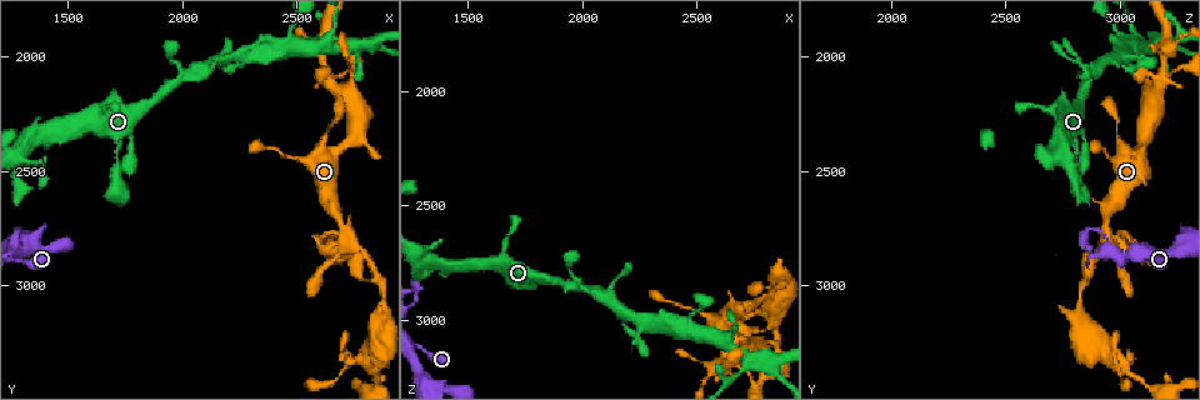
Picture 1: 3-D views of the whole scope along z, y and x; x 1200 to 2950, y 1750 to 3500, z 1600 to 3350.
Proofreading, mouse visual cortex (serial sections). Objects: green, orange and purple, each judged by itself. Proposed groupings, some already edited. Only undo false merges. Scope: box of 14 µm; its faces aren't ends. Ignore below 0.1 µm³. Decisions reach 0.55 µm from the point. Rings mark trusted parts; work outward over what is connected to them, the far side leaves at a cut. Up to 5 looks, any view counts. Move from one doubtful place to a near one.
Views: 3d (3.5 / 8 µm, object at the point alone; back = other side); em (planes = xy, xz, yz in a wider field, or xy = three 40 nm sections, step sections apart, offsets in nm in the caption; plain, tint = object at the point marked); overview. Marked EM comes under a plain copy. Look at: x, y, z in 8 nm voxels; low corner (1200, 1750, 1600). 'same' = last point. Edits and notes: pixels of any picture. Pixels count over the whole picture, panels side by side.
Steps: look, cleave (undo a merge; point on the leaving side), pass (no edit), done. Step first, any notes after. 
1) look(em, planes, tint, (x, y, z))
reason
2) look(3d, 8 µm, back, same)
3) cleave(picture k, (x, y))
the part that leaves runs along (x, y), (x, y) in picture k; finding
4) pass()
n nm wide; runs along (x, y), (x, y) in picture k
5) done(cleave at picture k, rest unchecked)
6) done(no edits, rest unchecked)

look(3d, 8 µm, (2730, 2790, 2950))
sharp bend

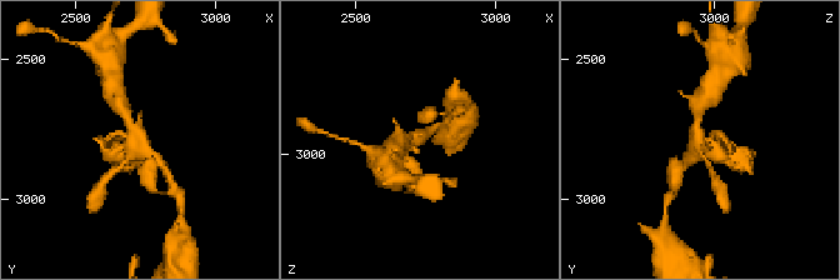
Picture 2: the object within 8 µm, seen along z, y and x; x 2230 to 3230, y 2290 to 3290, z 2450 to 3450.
look(3d, 3.5 µm, (2720, 2800, 2940))

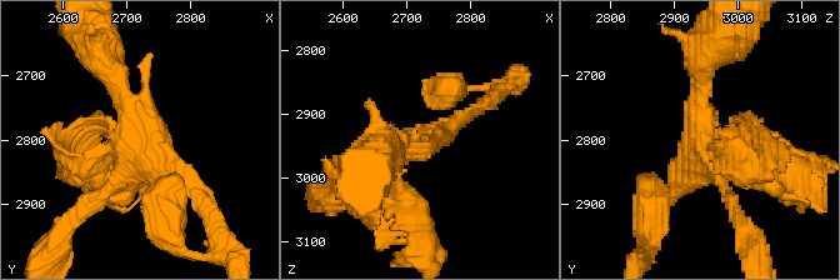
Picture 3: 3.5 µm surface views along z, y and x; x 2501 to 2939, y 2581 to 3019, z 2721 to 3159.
look(em, xy, step 1, tint, (2725, 2800, 2940))
need the tissue

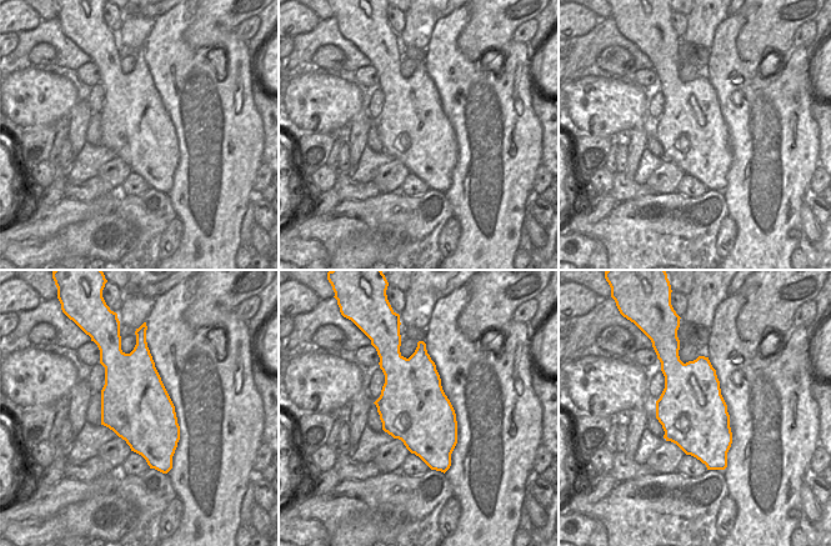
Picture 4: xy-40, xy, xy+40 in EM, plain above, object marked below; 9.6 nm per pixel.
cleave(picture 3, (80, 124))
the part that leaves runs along (718, 149), (749, 173), (778, 138) in picture 3; two cells meet here

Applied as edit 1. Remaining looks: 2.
look(overview)
see it whole again

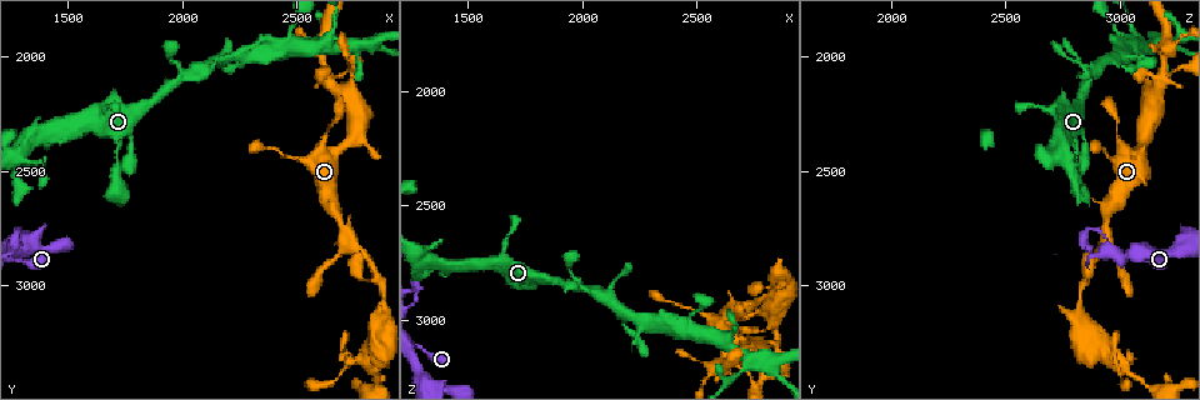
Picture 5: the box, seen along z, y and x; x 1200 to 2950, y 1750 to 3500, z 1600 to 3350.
look(3d, 3.5 µm, (2840, 2970, 2850))
two arms at a narrow angle

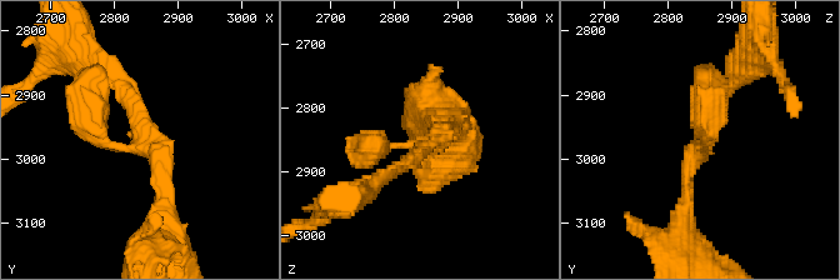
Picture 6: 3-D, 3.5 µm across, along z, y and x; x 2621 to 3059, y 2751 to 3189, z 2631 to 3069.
pass()
3 arms; runs along (736, 75), (689, 163), (681, 213) in picture 6; one cell here

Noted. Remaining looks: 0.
done(cleave at picture 3, rest unchecked)

